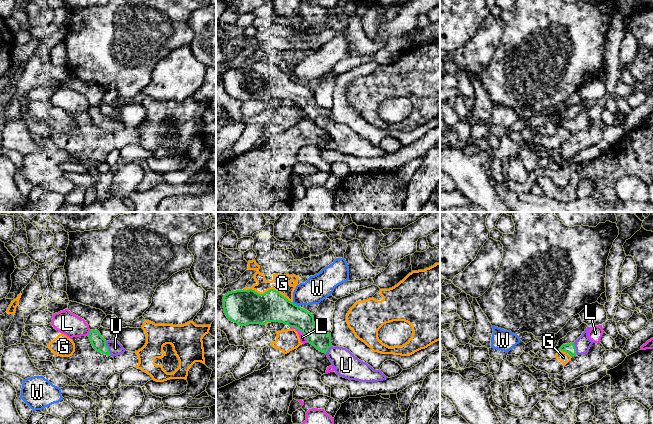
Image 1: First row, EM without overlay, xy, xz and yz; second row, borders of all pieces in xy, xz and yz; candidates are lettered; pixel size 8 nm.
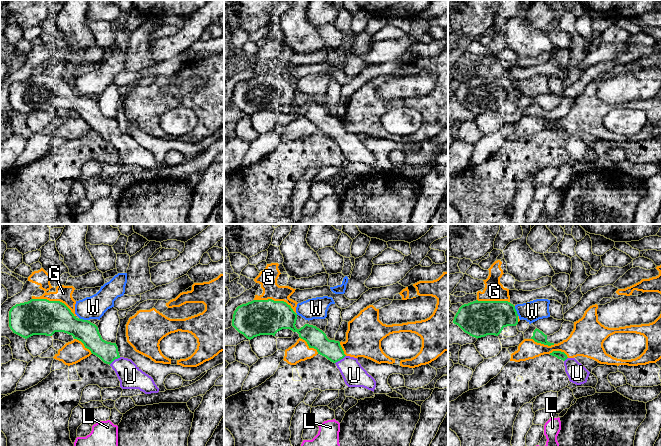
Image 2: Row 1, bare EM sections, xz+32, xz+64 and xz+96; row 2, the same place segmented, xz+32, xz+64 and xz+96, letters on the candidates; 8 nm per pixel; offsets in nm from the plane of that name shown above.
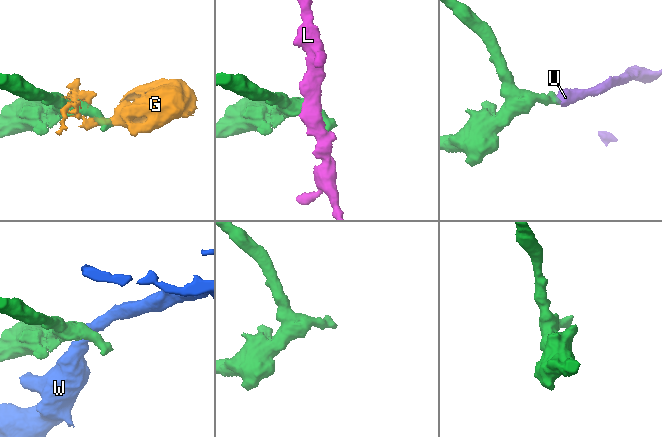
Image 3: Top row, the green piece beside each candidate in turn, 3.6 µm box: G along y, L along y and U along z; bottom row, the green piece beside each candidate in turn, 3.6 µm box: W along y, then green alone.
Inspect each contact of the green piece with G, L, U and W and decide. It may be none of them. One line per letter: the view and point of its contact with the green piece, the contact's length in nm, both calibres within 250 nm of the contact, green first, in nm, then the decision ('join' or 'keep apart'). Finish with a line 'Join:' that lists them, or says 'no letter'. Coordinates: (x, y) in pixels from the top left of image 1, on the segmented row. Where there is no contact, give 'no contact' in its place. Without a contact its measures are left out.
G: contact xz (268, 290); length 420 nm; calibres 280 and 140 nm; keep apart
L: contact xz (301, 331); length 200 nm; calibres 200 and 50 nm; keep apart
U: contact xy (108, 348); length 130 nm; calibres 110 and 110 nm; join
W: contact xz (295, 304); length 70 nm; calibres 240 and 200 nm; keep apart
Join: U

